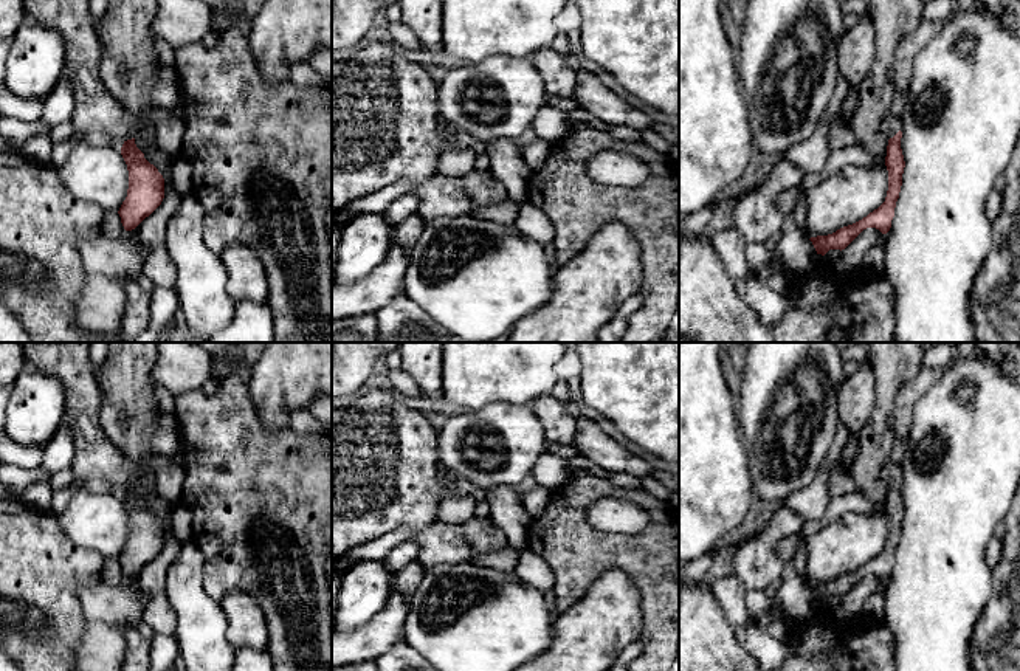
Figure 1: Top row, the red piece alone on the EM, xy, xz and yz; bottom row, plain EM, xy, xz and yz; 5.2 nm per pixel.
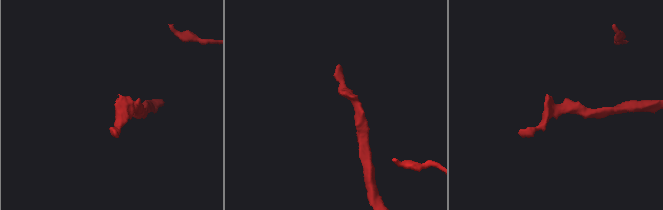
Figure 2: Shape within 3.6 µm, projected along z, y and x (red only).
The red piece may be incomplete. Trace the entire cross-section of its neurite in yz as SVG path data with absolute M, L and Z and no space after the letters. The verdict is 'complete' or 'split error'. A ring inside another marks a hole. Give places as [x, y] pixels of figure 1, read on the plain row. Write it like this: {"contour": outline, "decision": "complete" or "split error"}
{"contour": "M890 460L882 470L882 479L888 485L885 504L885 513L888 518L888 538L885 549L877 556L853 572L843 573L828 583L811 584L809 587L812 589L817 601L825 603L829 597L845 597L867 575L876 575L882 581L890 578L905 514L901 496L901 476L901 465L894 463L893 460Z", "decision": "split error"}

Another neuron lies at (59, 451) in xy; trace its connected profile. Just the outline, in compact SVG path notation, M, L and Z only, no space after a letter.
M62 423L45 445L43 459L33 483L20 493L20 499L39 510L50 510L53 488L48 477L57 470L68 468L74 457L73 432Z

